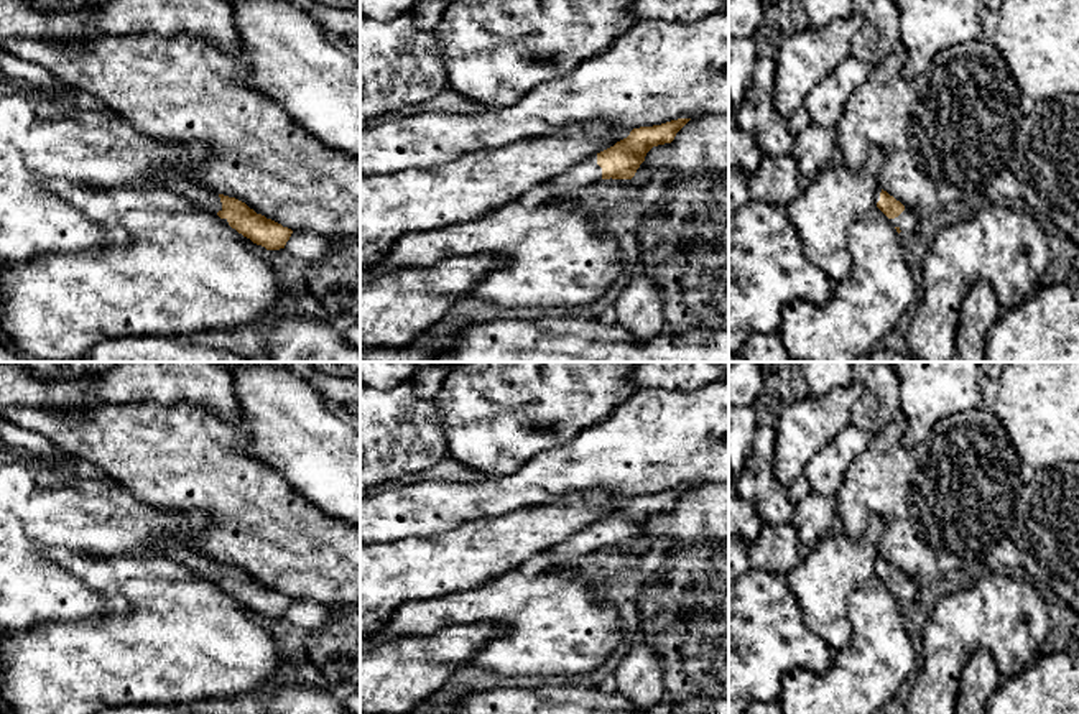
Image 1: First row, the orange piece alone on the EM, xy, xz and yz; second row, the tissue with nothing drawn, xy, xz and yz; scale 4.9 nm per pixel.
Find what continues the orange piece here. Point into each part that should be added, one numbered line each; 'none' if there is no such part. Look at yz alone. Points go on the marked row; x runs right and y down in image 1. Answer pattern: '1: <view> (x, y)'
1: yz (908, 219)

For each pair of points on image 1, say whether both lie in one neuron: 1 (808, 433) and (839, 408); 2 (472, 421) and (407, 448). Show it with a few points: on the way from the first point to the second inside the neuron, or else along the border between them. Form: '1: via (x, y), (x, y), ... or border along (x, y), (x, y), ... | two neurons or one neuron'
1: via (816, 425), (831, 413) | one neuron
2: border along (435, 398), (439, 408), (448, 454) | two neurons

